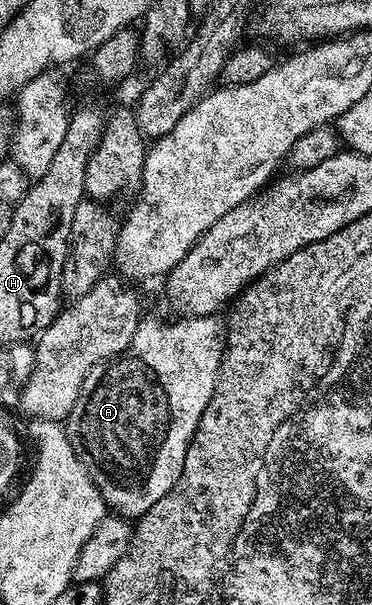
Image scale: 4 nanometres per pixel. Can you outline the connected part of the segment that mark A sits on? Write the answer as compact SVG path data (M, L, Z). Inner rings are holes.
M179 316L174 319L176 322L158 322L144 317L131 343L115 358L98 362L85 376L77 404L73 404L65 419L65 429L104 502L116 515L128 520L142 518L146 510L153 508L153 504L177 484L181 468L185 468L185 452L189 452L197 424L219 381L225 326L217 319L215 316Z

